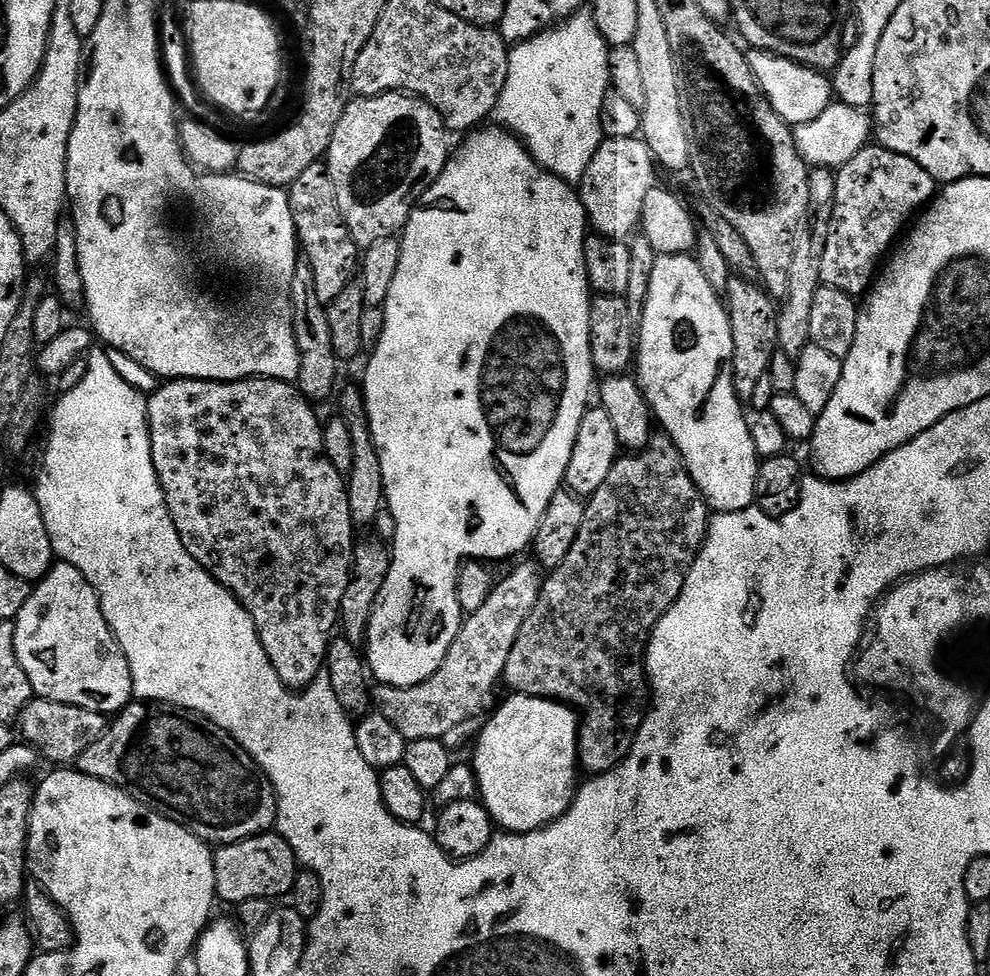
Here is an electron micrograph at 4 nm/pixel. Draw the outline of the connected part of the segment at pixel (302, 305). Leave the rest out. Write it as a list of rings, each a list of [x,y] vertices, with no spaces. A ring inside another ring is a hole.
[[[303,258],[296,261],[294,278],[290,281],[290,299],[292,301],[294,338],[298,342],[298,354],[300,355],[298,387],[309,401],[324,400],[332,391],[333,395],[338,388],[338,383],[336,384],[338,357],[330,342],[330,322],[328,321],[327,307],[318,298],[314,286],[314,270],[310,270],[308,261]]]

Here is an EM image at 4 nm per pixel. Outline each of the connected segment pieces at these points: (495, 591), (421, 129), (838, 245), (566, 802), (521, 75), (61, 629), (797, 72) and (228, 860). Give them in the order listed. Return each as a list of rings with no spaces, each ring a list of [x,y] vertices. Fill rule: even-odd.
[[[529,558],[520,564],[509,576],[495,581],[490,598],[478,610],[467,613],[461,623],[460,633],[454,638],[442,666],[426,682],[409,688],[399,688],[389,684],[377,683],[371,689],[370,700],[375,711],[382,713],[404,739],[438,740],[444,737],[454,726],[473,719],[476,711],[488,700],[488,695],[501,683],[506,670],[506,658],[510,658],[510,649],[518,639],[518,630],[538,602],[540,587],[546,579],[539,563]]]
[[[384,92],[381,96],[362,96],[349,99],[346,110],[342,114],[342,122],[338,122],[338,130],[334,130],[332,135],[326,163],[330,170],[330,178],[334,182],[334,194],[338,198],[338,210],[342,210],[342,218],[346,222],[346,226],[356,240],[357,245],[367,246],[378,242],[382,238],[390,238],[403,233],[412,213],[413,205],[419,201],[420,195],[436,181],[438,174],[442,174],[442,170],[446,166],[450,155],[448,139],[450,139],[450,133],[445,128],[444,120],[438,114],[438,110],[434,110],[434,106],[430,106],[421,96],[414,96],[407,92]]]
[[[869,146],[850,158],[836,172],[834,223],[830,238],[826,238],[826,254],[822,254],[821,285],[842,290],[853,298],[863,297],[877,279],[882,261],[897,243],[896,235],[905,231],[904,223],[911,221],[937,192],[936,177],[918,162],[889,148]]]
[[[508,694],[493,710],[492,717],[482,724],[475,737],[476,753],[470,757],[470,763],[476,772],[478,800],[489,812],[497,829],[504,832],[533,832],[568,812],[578,791],[576,751],[580,745],[581,727],[577,713],[567,703],[550,700],[547,696]]]
[[[581,10],[575,15],[569,16],[566,20],[552,25],[545,32],[539,32],[537,36],[531,36],[528,40],[519,41],[508,53],[508,73],[506,74],[506,86],[502,86],[502,94],[500,99],[496,101],[496,111],[494,120],[497,125],[503,126],[509,132],[515,134],[526,145],[528,152],[540,163],[548,172],[553,172],[558,178],[567,180],[569,184],[579,185],[580,179],[586,174],[586,166],[590,166],[590,158],[594,158],[594,154],[598,150],[598,146],[606,138],[602,130],[602,122],[600,115],[602,114],[602,98],[606,98],[608,89],[612,82],[610,74],[610,66],[608,65],[608,53],[610,46],[602,38],[602,34],[598,30],[598,26],[594,22],[594,18],[587,11]]]
[[[53,563],[16,615],[14,646],[33,693],[39,699],[115,714],[133,703],[126,654],[102,614],[94,586],[72,564]]]
[[[752,50],[747,53],[747,57],[750,70],[756,75],[756,80],[764,91],[764,97],[788,124],[805,124],[818,118],[818,114],[822,114],[834,102],[832,81],[823,71],[787,60],[785,56],[777,56],[775,52]]]
[[[273,830],[239,840],[233,844],[221,844],[214,852],[214,886],[216,895],[231,906],[246,902],[246,898],[266,898],[275,901],[276,896],[287,897],[294,886],[298,861],[294,850]]]

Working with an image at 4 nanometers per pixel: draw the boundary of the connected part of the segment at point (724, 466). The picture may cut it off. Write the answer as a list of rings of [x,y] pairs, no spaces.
[[[692,254],[657,255],[654,274],[650,274],[646,310],[638,327],[638,359],[634,372],[640,387],[644,389],[644,397],[648,400],[653,417],[664,423],[663,431],[678,446],[693,482],[700,487],[705,500],[717,513],[744,512],[753,507],[755,500],[752,499],[758,496],[756,476],[760,473],[761,461],[752,441],[749,417],[744,417],[740,409],[742,401],[735,388],[716,388],[720,375],[723,372],[725,375],[732,363],[733,350],[734,338],[725,301],[700,269],[699,259]]]

